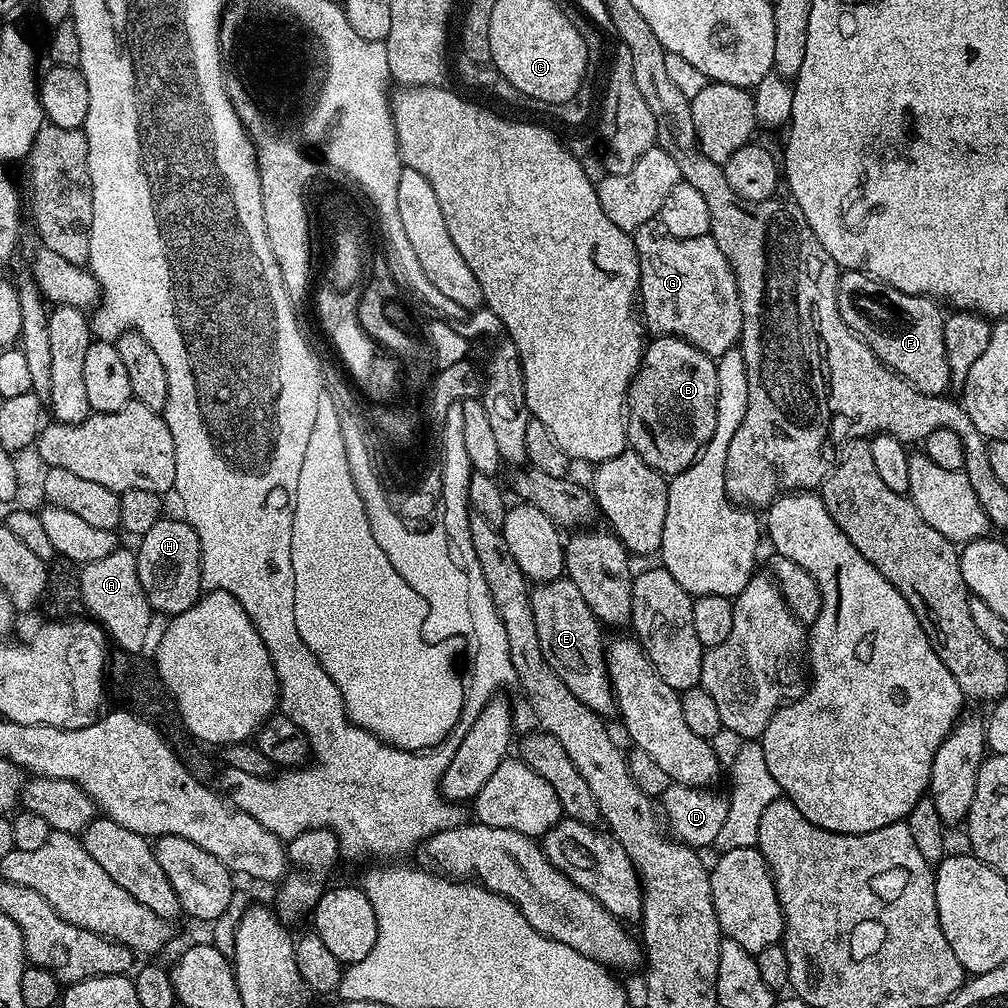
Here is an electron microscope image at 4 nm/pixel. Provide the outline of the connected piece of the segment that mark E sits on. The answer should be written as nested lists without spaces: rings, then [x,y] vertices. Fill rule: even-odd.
[[[561,578],[535,585],[531,589],[531,593],[534,628],[538,630],[538,646],[542,646],[542,654],[546,658],[546,662],[550,662],[554,674],[558,674],[558,678],[562,678],[566,690],[570,690],[570,694],[574,694],[574,698],[578,698],[578,702],[582,702],[582,706],[586,706],[601,718],[608,718],[611,712],[613,715],[614,693],[612,680],[608,677],[606,640],[605,637],[600,637],[602,625],[590,610],[590,606],[586,606],[586,601],[583,600],[578,586],[574,586],[574,582],[570,582],[566,578]]]

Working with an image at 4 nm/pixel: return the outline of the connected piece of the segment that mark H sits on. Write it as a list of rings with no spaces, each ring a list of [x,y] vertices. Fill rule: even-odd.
[[[162,518],[146,530],[146,534],[139,537],[134,551],[136,561],[138,562],[138,582],[142,582],[142,590],[146,590],[146,598],[150,602],[153,613],[164,615],[164,618],[171,618],[190,610],[194,602],[200,599],[202,589],[200,579],[202,578],[202,566],[200,565],[200,539],[198,534],[193,530],[191,524],[183,518],[177,520],[168,520]]]

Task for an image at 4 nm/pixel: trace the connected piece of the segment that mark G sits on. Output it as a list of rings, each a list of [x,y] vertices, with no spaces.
[[[654,219],[642,222],[642,226],[638,226],[635,232],[631,233],[631,238],[638,250],[638,304],[642,309],[642,320],[647,331],[656,336],[682,338],[713,358],[719,358],[726,354],[726,350],[737,347],[742,330],[742,302],[731,264],[726,255],[722,254],[722,250],[718,250],[718,242],[714,242],[712,235],[702,238],[674,238],[674,234],[670,234],[666,226],[660,224],[659,219]]]

